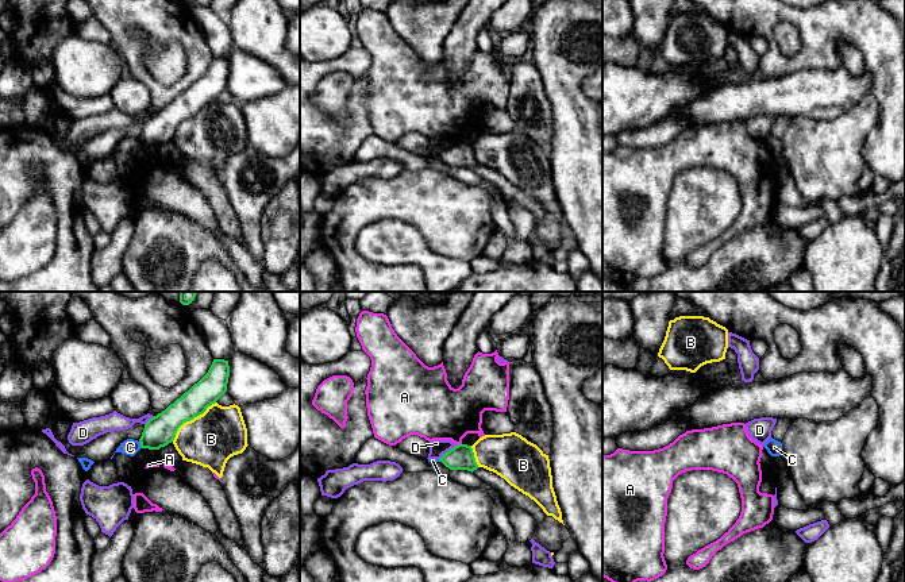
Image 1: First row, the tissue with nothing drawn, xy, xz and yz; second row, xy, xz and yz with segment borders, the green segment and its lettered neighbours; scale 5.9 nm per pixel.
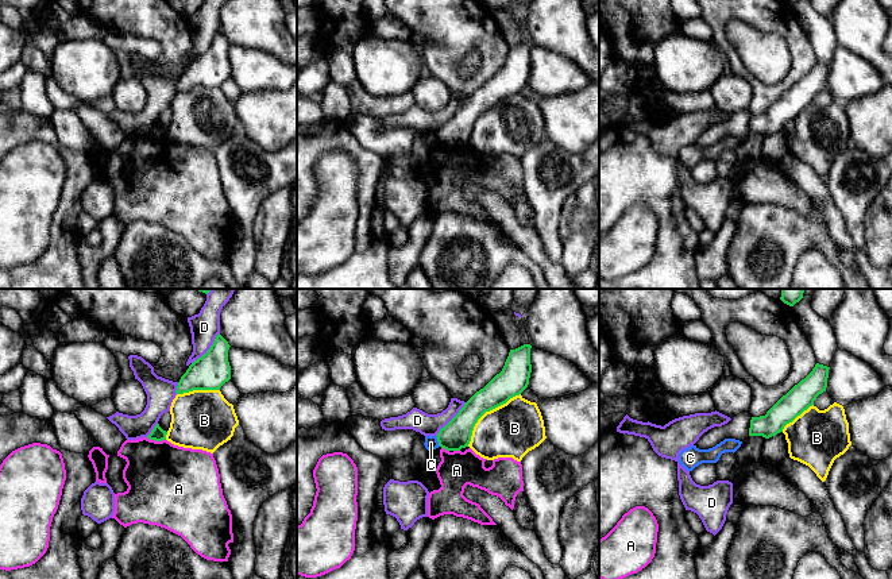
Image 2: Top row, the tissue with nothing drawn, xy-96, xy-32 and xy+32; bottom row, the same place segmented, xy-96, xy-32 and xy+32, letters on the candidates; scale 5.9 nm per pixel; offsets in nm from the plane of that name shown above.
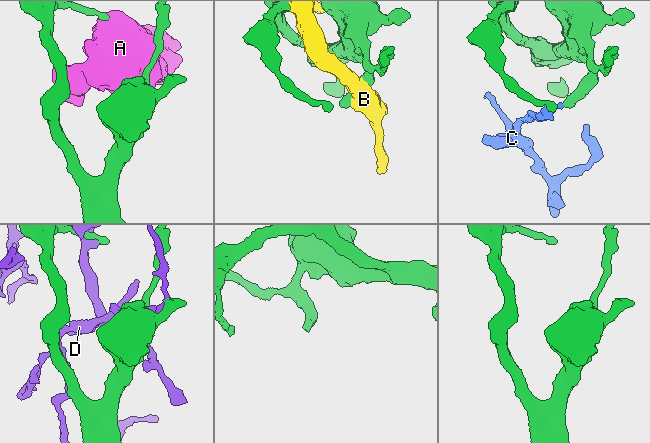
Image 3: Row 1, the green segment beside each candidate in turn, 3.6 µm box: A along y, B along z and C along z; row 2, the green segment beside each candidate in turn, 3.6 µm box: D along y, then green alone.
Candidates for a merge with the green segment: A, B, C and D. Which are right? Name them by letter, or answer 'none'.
none

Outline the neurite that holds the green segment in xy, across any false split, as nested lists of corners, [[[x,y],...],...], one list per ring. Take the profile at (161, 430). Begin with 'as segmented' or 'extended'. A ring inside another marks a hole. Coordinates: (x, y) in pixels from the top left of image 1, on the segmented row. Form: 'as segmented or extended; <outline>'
as segmented; [[[213,359],[208,373],[197,383],[145,424],[140,447],[159,450],[172,443],[184,423],[203,415],[227,392],[228,377],[228,361]]]

